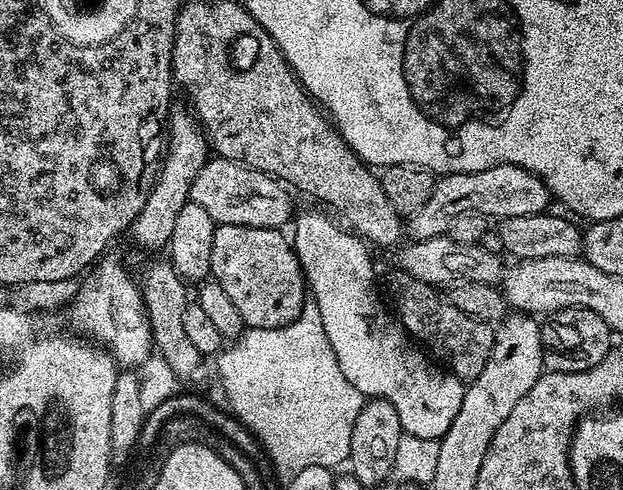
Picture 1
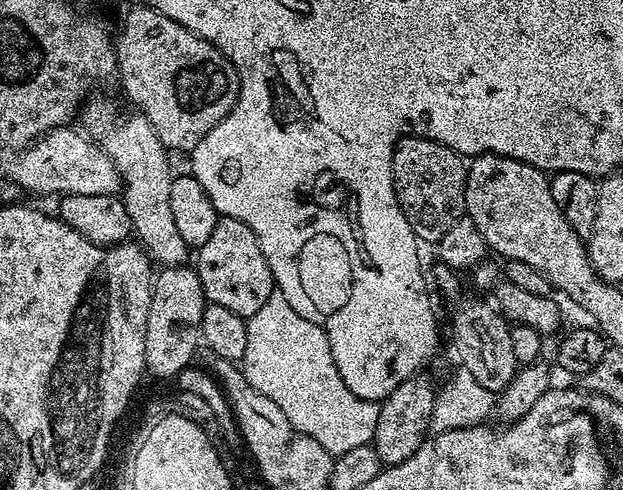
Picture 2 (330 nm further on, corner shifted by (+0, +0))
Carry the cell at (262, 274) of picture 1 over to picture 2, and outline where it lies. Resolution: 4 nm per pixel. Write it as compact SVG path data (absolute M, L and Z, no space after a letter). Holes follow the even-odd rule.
M229 216L217 219L214 234L210 234L210 238L195 253L194 267L202 282L205 301L226 306L226 310L234 310L234 314L245 318L258 314L258 310L262 310L266 298L270 298L274 290L272 271L262 254L262 246L258 246L258 238L254 238L254 230L250 230L246 222L238 222Z

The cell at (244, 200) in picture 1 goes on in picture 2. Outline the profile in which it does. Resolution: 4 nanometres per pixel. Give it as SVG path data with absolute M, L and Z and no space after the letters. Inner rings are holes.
M72 126L50 130L39 140L33 140L27 148L17 151L9 166L7 175L16 183L17 189L37 192L40 196L52 195L53 198L70 194L94 194L95 196L115 196L121 191L122 177L116 163L104 153L103 148L92 144L84 136L79 136Z

